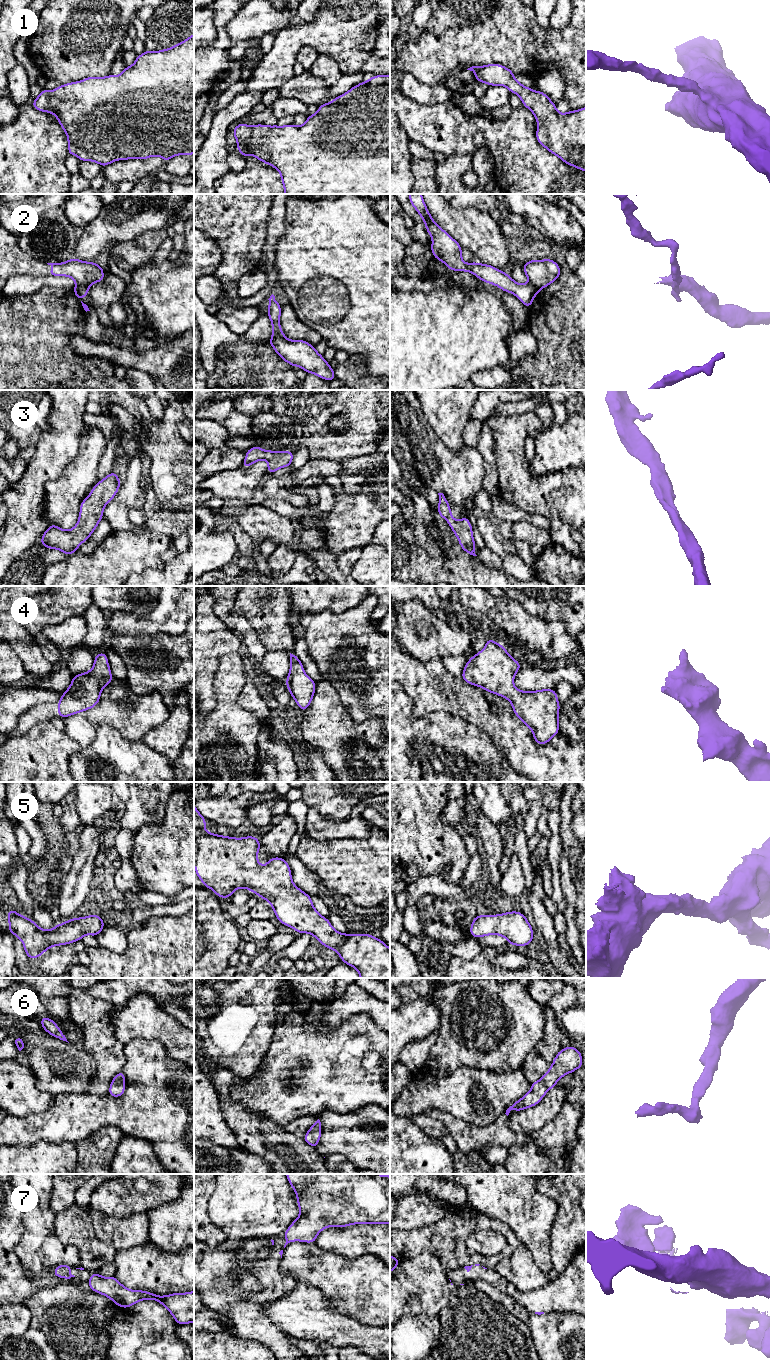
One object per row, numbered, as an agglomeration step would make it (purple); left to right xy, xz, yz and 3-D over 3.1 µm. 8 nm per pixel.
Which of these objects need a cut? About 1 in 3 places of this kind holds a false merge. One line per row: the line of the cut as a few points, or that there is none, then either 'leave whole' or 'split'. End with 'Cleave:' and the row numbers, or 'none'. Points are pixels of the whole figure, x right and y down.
1: no cut | leave whole
2: xy (76, 284), (88, 288) | split
3: no cut | leave whole
4: no cut | leave whole
5: no cut | leave whole
6: no cut | leave whole
7: xz (286, 1240), (288, 1242) | split
Cleave: 2, 7

